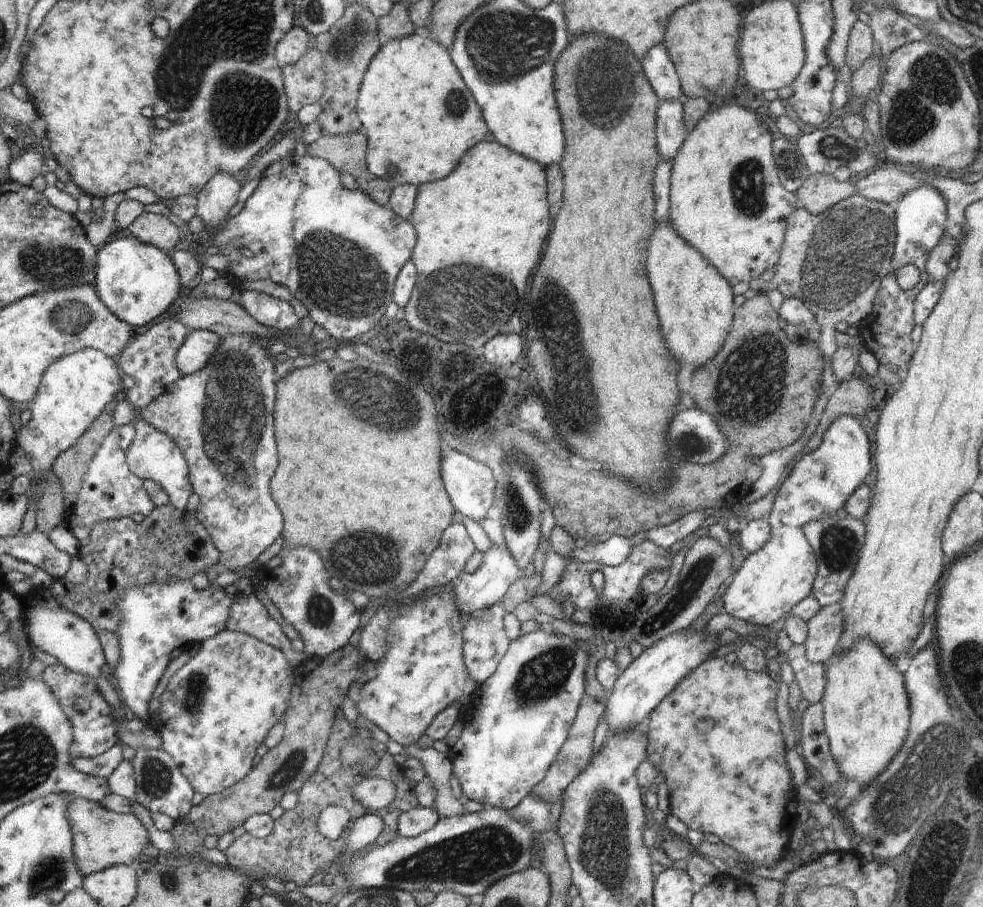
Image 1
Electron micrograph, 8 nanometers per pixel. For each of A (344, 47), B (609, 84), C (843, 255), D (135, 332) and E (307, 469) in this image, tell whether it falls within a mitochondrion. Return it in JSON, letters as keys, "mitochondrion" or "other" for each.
{"A":"mitochondrion","B":"mitochondrion","C":"mitochondrion","D":"other","E":"other"}

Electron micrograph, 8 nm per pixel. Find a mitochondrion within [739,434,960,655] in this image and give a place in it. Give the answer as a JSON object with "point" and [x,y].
{"point":[838,543]}

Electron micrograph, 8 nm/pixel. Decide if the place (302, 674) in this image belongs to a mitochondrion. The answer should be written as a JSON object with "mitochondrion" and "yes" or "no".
{"mitochondrion":"no"}

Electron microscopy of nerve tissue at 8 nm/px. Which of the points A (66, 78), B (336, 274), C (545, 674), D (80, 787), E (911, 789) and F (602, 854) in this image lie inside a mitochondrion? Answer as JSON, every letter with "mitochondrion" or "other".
{"A":"other","B":"mitochondrion","C":"mitochondrion","D":"other","E":"mitochondrion","F":"mitochondrion"}

